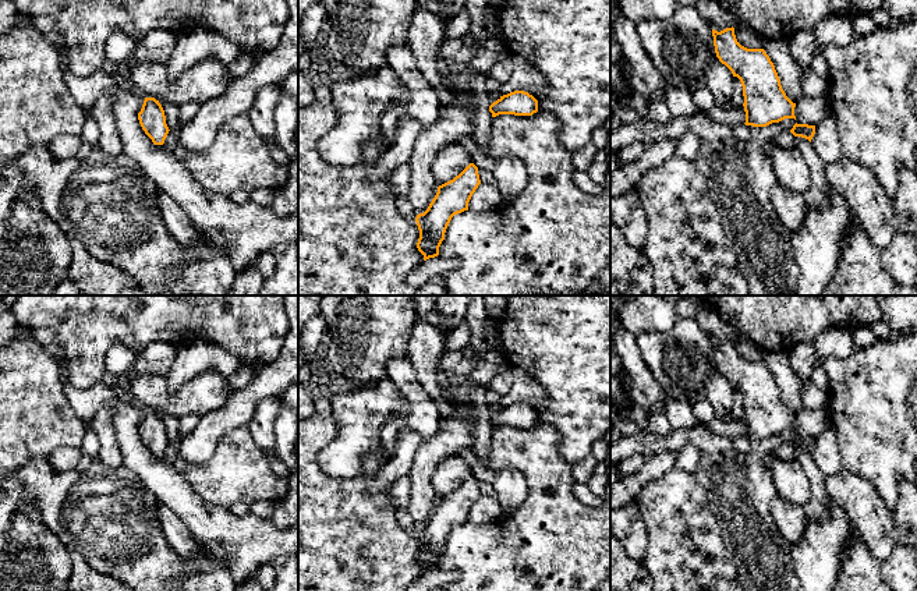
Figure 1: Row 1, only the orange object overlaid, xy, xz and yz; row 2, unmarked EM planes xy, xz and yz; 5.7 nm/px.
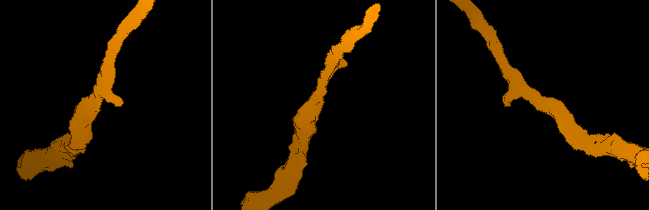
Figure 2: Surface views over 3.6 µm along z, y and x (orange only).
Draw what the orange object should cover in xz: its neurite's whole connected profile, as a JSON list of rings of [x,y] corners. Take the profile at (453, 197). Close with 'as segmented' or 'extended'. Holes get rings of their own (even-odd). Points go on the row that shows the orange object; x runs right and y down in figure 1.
[[[470,163],[453,180],[439,185],[428,209],[417,215],[419,230],[417,248],[424,255],[424,261],[439,255],[452,217],[468,210],[468,202],[479,184],[478,167]]]; as segmented

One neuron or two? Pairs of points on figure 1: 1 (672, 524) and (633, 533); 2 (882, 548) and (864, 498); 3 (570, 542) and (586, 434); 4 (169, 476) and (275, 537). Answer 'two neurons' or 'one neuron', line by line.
1: two neurons
2: one neuron
3: two neurons
4: one neuron

